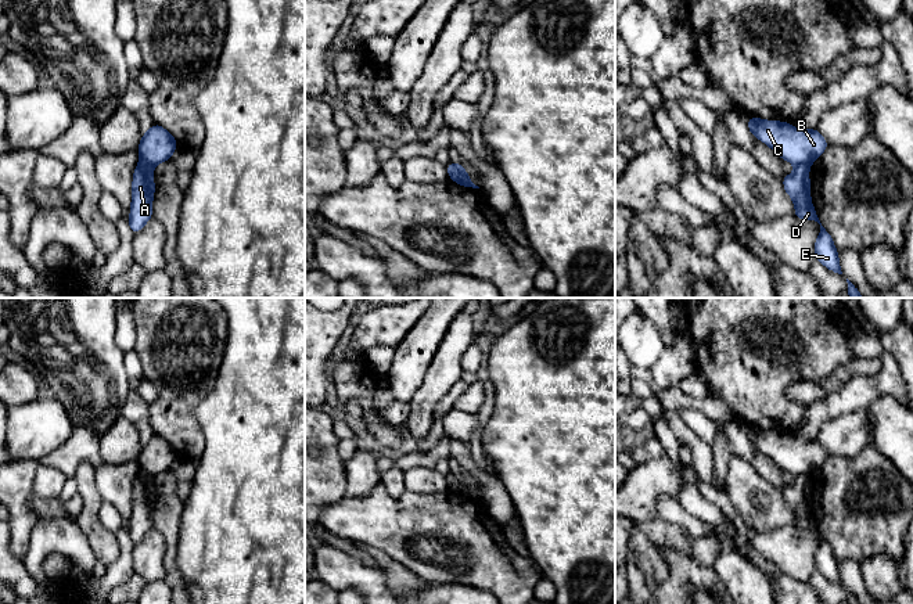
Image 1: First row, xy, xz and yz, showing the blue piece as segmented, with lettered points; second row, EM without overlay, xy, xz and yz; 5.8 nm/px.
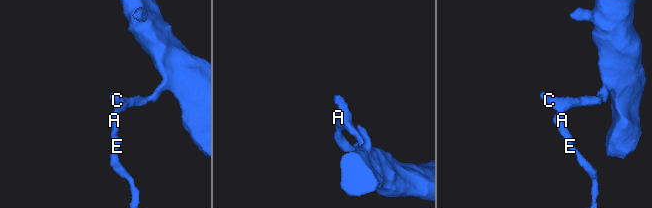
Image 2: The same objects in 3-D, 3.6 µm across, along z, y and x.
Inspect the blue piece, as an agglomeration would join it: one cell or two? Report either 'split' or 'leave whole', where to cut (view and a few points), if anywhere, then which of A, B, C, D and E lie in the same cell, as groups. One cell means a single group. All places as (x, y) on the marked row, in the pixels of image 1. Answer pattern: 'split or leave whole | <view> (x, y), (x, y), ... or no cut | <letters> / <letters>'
split | xz (453, 164), (456, 169), (455, 179) | A D E / B C

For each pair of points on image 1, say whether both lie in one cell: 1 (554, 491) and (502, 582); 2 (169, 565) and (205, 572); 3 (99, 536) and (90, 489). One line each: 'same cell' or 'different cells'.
1: different cells
2: different cells
3: same cell

